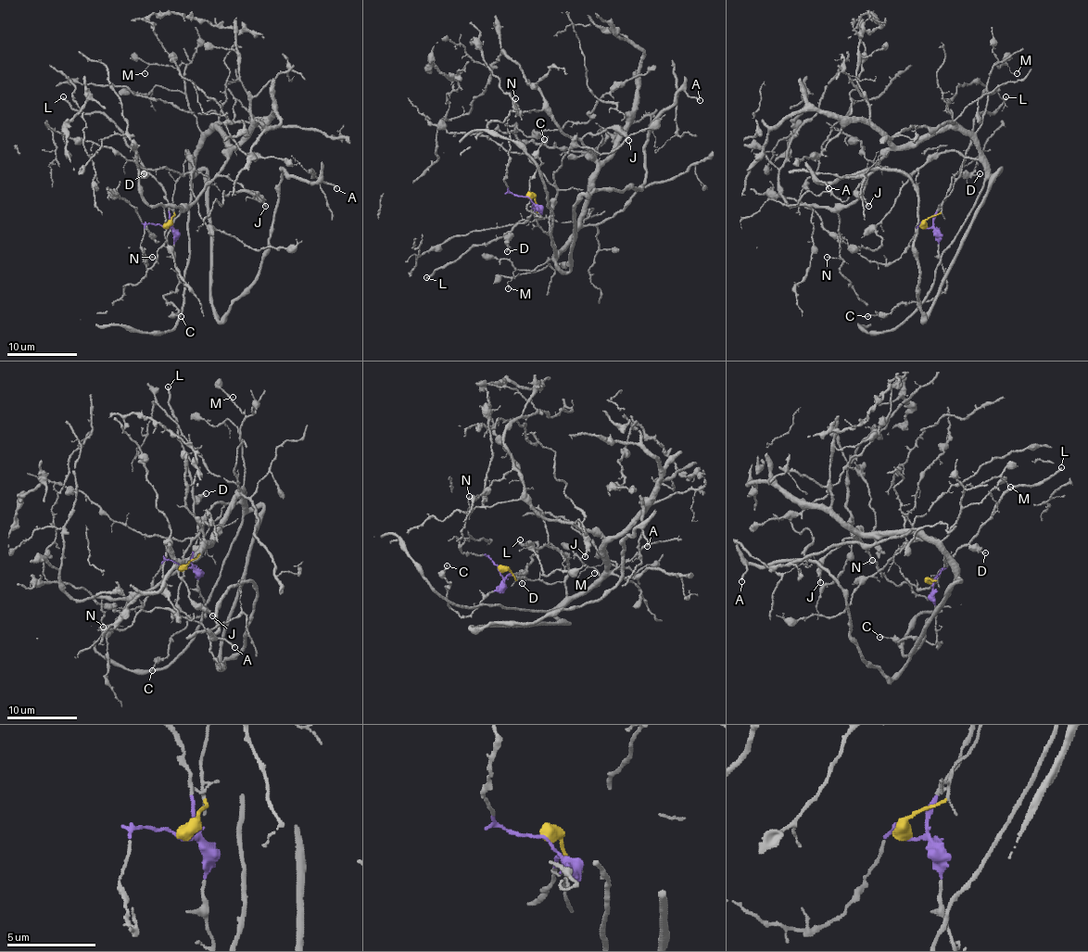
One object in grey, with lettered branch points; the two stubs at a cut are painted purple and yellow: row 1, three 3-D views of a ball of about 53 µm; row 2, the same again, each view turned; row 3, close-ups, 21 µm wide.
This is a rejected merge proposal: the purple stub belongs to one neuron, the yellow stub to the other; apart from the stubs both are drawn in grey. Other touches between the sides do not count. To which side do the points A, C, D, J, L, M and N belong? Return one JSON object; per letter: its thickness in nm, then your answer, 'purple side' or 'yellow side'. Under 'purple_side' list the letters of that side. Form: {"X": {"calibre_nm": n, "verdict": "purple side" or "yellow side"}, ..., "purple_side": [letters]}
{"A": {"calibre_nm": 200, "verdict": "yellow side"}, "C": {"calibre_nm": 140, "verdict": "purple side"}, "D": {"calibre_nm": 120, "verdict": "purple side"}, "J": {"calibre_nm": 200, "verdict": "yellow side"}, "L": {"calibre_nm": 240, "verdict": "purple side"}, "M": {"calibre_nm": 100, "verdict": "yellow side"}, "N": {"calibre_nm": 140, "verdict": "yellow side"}, "purple_side": ["C", "D", "L"]}

